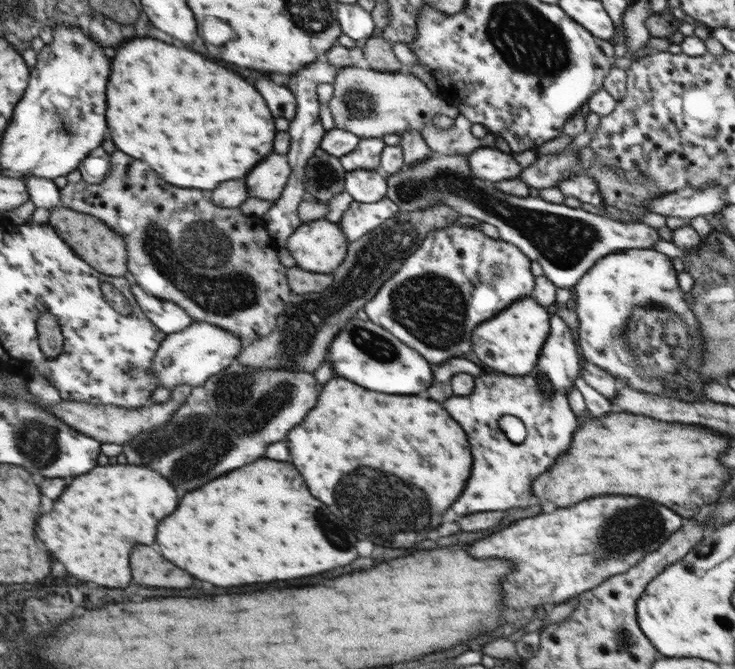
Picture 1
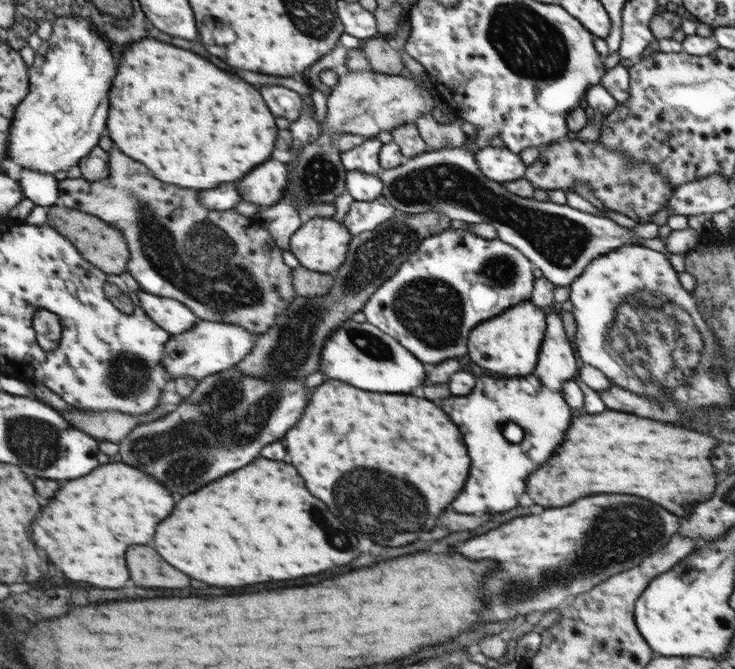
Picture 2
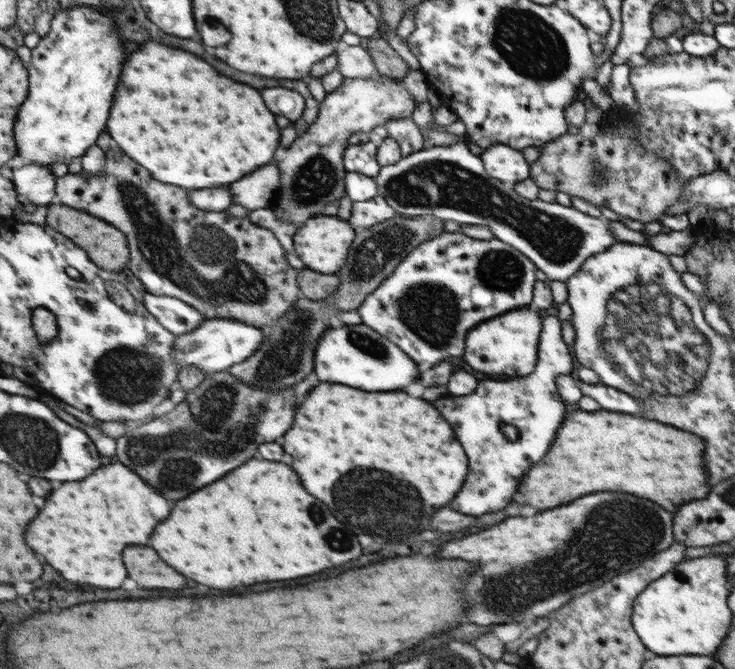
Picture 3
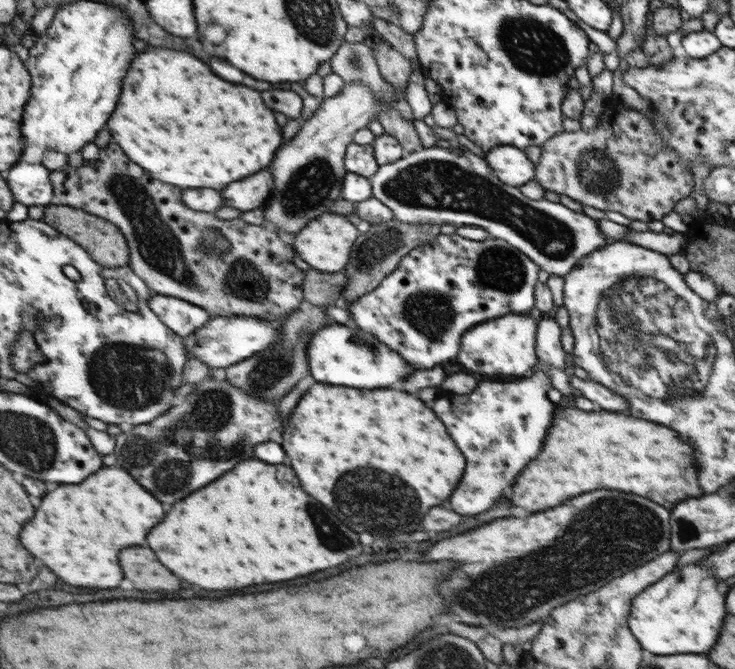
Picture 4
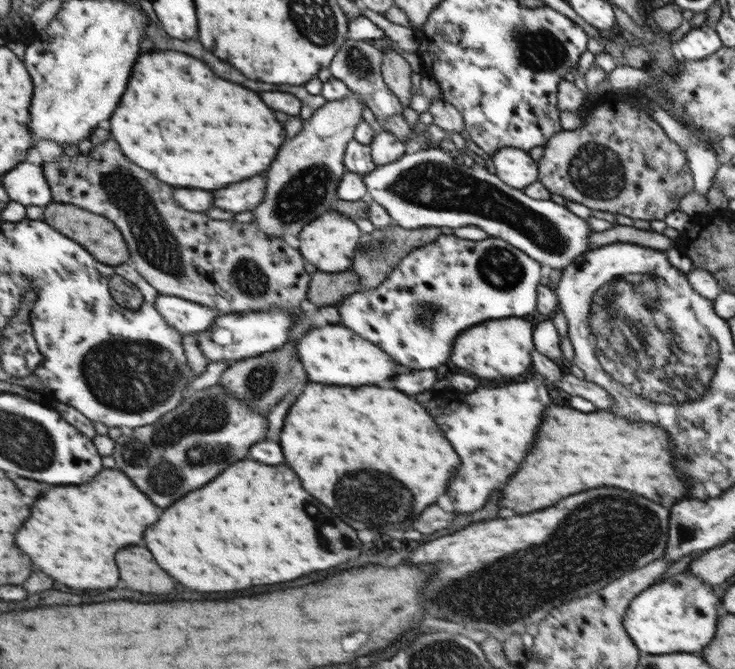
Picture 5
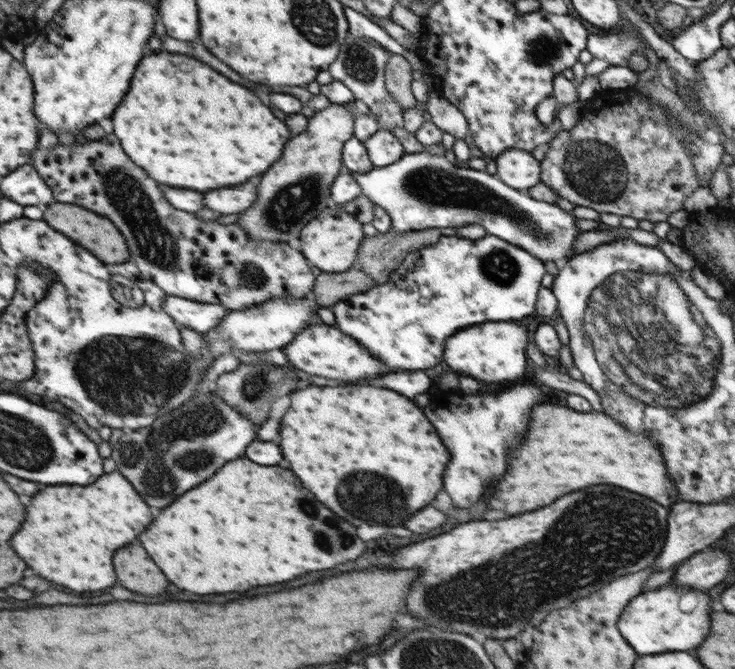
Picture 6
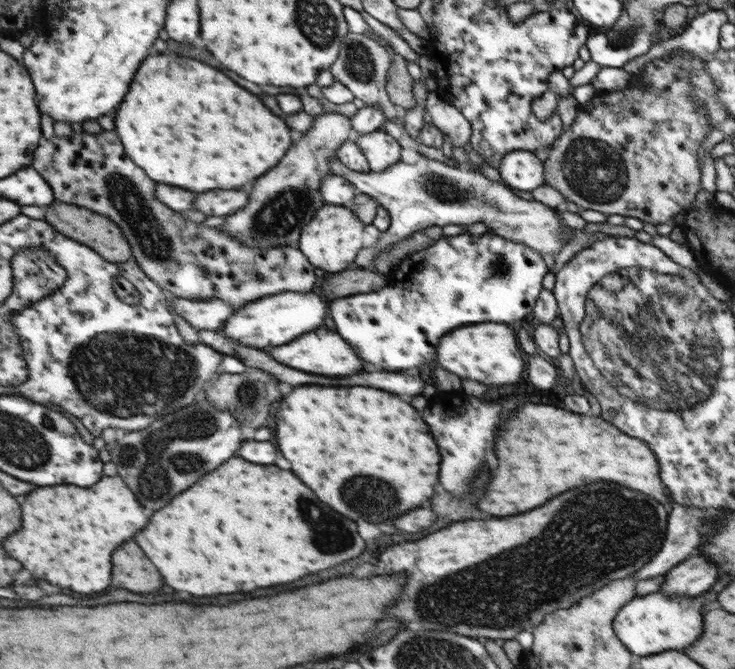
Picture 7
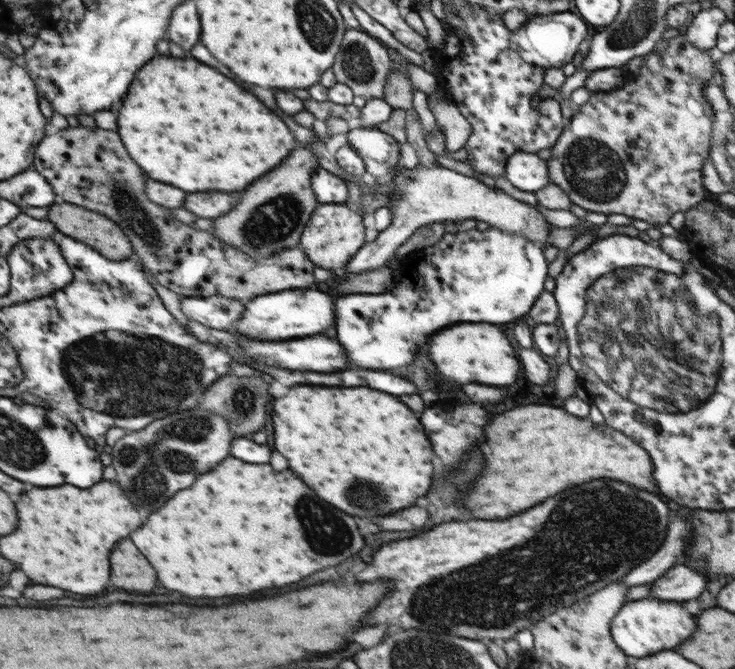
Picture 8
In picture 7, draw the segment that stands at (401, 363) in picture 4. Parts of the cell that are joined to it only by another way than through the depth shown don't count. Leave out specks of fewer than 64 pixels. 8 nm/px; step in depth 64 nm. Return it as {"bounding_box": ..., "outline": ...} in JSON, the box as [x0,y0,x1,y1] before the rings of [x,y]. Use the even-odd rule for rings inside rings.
{"bounding_box":[264,326,365,376],"outline":[[[323,326],[313,332],[306,332],[299,336],[299,340],[293,340],[291,344],[283,346],[272,346],[264,348],[265,352],[275,357],[280,363],[297,370],[305,370],[311,374],[321,374],[321,376],[349,376],[353,372],[365,370],[365,362],[357,358],[353,348],[339,336],[339,333],[329,330]]]}

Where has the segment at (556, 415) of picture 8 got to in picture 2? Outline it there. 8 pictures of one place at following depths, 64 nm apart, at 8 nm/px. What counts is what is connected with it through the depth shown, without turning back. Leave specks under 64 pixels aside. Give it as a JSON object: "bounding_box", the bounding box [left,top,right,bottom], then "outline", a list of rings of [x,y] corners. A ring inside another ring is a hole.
{"bounding_box":[527,409,717,516],"outline":[[[605,409],[601,414],[595,416],[587,416],[588,413],[579,411],[577,414],[583,414],[579,418],[575,418],[575,428],[571,428],[571,436],[567,436],[567,444],[563,444],[563,448],[559,448],[559,456],[555,456],[555,460],[551,460],[551,464],[547,464],[547,468],[539,468],[539,472],[535,472],[535,476],[531,476],[531,488],[527,488],[527,494],[531,496],[531,500],[535,504],[541,504],[545,508],[561,508],[567,506],[571,502],[575,502],[577,498],[589,496],[589,494],[631,494],[631,496],[643,496],[645,500],[655,500],[657,504],[663,504],[663,508],[667,508],[669,512],[675,512],[675,516],[687,516],[689,510],[693,506],[693,502],[703,502],[713,494],[715,488],[715,476],[713,476],[713,468],[709,464],[709,456],[711,450],[717,446],[715,438],[707,436],[707,434],[699,434],[687,428],[679,428],[679,426],[671,426],[671,424],[663,424],[657,420],[649,420],[649,418],[639,418],[639,416],[631,416],[631,413],[623,414],[623,412]]]}

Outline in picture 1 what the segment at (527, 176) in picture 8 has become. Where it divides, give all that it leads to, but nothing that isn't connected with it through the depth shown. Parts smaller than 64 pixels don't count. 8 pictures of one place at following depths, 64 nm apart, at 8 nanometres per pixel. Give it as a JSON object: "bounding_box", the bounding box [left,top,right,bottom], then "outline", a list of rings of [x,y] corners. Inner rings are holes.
{"bounding_box":[466,147,522,183],"outline":[[[477,147],[466,154],[466,159],[473,176],[493,183],[514,179],[522,172],[511,156],[489,147]]]}

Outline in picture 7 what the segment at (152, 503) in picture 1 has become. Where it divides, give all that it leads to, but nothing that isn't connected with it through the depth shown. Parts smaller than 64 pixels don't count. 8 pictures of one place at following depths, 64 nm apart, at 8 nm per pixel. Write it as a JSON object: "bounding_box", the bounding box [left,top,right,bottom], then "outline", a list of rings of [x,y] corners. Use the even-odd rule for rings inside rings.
{"bounding_box":[7,474,149,594],"outline":[[[119,474],[105,476],[91,488],[37,488],[27,496],[27,502],[23,502],[23,528],[15,532],[11,540],[7,540],[7,552],[11,552],[11,556],[17,560],[23,560],[23,566],[29,568],[37,578],[55,586],[71,588],[75,592],[91,594],[111,586],[113,552],[119,548],[119,544],[131,540],[147,524],[149,516],[145,516],[143,504]]]}

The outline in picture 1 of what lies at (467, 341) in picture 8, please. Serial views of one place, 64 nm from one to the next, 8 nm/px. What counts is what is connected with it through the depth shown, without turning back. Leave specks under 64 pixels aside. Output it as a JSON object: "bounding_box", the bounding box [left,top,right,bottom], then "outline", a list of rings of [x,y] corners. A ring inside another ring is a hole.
{"bounding_box":[471,296,550,376],"outline":[[[531,296],[523,297],[517,304],[511,304],[511,308],[505,307],[492,316],[489,322],[483,322],[473,330],[471,340],[475,340],[475,356],[491,370],[523,376],[533,370],[535,362],[538,362],[550,332],[549,320],[549,314],[543,306],[537,304]]]}

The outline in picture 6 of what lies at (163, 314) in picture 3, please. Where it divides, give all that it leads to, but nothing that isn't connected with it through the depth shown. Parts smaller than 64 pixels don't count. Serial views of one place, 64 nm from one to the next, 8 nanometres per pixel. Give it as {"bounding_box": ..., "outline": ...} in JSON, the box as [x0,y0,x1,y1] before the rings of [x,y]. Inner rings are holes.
{"bounding_box":[164,295,230,334],"outline":[[[173,295],[165,297],[164,308],[179,326],[192,328],[203,334],[213,331],[230,312],[222,304],[205,304]]]}

